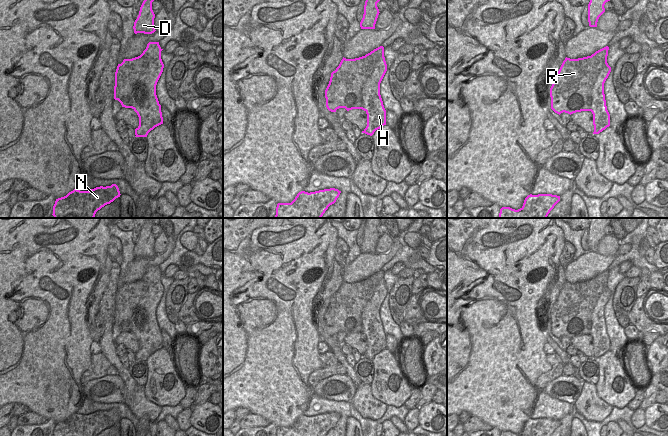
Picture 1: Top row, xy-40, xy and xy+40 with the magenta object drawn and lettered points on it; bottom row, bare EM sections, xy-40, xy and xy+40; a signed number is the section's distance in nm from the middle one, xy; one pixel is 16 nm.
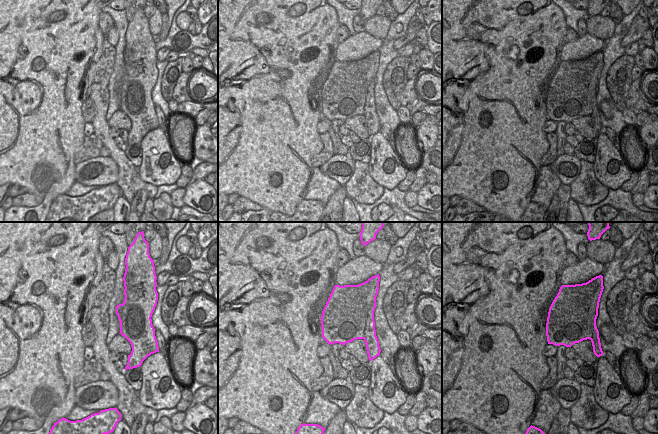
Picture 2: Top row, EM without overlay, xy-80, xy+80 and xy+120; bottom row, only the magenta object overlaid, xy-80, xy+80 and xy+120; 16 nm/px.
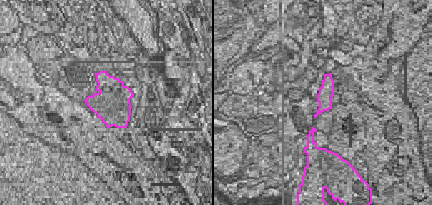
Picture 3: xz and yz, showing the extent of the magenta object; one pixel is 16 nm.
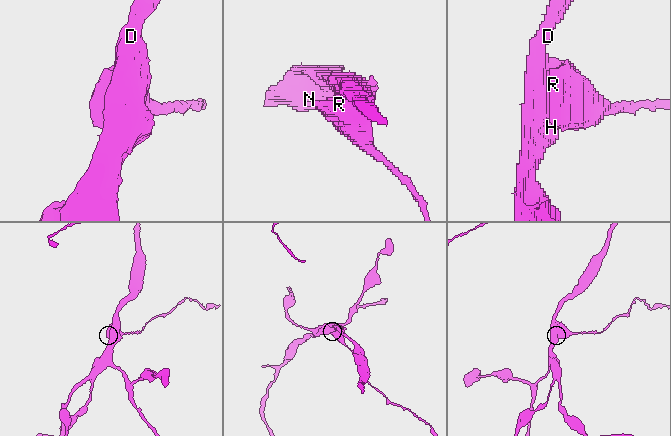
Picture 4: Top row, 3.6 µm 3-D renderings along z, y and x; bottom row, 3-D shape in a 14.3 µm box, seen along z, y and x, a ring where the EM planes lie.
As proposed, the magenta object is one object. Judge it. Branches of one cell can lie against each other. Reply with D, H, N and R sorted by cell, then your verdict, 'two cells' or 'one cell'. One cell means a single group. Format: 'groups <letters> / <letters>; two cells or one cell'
groups D H N / R; two cells

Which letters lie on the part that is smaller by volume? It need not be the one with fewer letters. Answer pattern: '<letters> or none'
R

